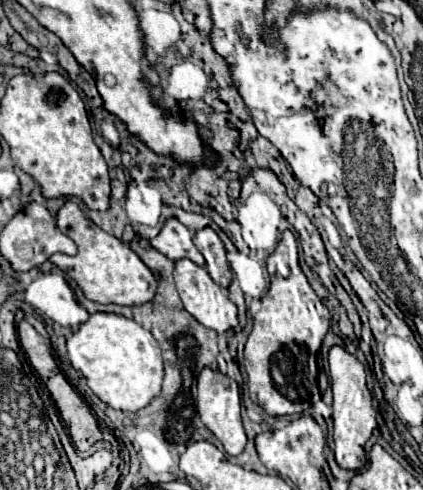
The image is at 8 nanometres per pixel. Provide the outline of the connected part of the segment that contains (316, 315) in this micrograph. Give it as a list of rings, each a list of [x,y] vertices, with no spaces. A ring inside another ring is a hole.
[[[285,230],[275,252],[269,254],[267,272],[271,286],[265,298],[261,298],[261,310],[255,314],[253,330],[244,347],[249,392],[251,400],[269,416],[301,414],[321,398],[317,388],[317,356],[331,316],[301,272],[298,243],[292,231]]]

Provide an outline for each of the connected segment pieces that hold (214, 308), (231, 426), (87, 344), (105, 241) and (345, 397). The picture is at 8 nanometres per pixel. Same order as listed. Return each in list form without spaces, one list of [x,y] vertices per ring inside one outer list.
[[[183,258],[175,264],[175,272],[173,272],[173,278],[175,278],[175,286],[177,286],[177,292],[183,300],[183,306],[185,310],[197,318],[205,328],[211,328],[215,332],[227,332],[231,328],[237,328],[239,320],[237,320],[237,306],[229,300],[228,289],[221,286],[217,286],[211,276],[207,274],[205,268],[197,266],[195,262]]]
[[[203,368],[197,378],[197,402],[195,408],[201,422],[215,434],[215,438],[223,444],[229,456],[239,456],[247,444],[247,436],[241,424],[241,393],[235,380],[221,374],[219,370]]]
[[[111,312],[91,314],[89,320],[67,338],[67,350],[73,368],[85,376],[87,386],[101,402],[115,410],[137,412],[162,390],[163,358],[159,344],[149,330],[131,318]]]
[[[71,200],[65,202],[63,208],[57,212],[57,228],[77,244],[77,254],[75,256],[55,254],[51,256],[51,262],[55,262],[61,270],[65,270],[79,284],[79,288],[89,300],[99,304],[111,302],[121,306],[137,306],[153,300],[157,292],[157,280],[153,272],[119,238],[87,220],[75,202]]]
[[[333,346],[329,352],[329,376],[333,393],[333,439],[334,456],[337,464],[345,470],[359,470],[365,466],[365,442],[371,438],[371,432],[377,427],[377,411],[373,406],[373,396],[365,384],[363,364],[349,352],[339,346]]]

